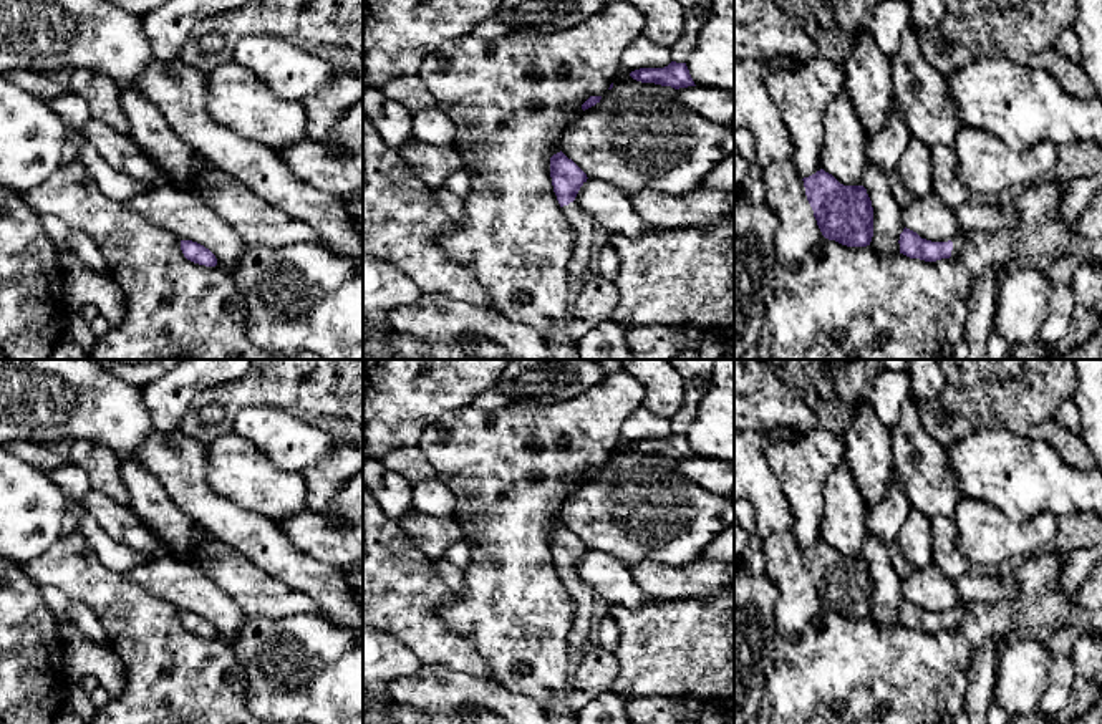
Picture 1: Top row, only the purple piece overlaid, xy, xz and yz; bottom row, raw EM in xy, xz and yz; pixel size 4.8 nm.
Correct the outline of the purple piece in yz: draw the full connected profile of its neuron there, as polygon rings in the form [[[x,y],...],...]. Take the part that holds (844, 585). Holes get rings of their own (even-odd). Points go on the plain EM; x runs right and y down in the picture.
[[[824,540],[804,548],[807,572],[822,606],[847,618],[867,618],[873,608],[873,578],[863,557],[843,557]]]

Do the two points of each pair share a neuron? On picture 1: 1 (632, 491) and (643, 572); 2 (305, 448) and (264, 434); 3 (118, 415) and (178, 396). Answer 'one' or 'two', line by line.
1: two
2: one
3: two

